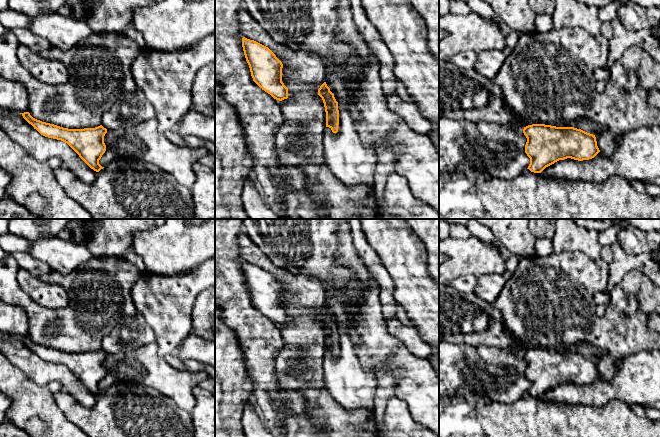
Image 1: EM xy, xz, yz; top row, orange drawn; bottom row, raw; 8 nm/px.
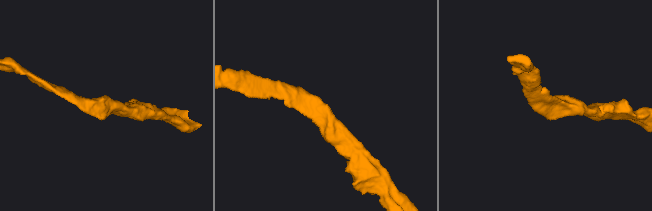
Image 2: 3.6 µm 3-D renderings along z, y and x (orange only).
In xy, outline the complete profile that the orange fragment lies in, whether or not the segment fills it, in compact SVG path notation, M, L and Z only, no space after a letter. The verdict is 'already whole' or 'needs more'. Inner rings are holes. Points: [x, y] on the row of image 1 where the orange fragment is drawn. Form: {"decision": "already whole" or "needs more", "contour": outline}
{"decision": "already whole", "contour": "M29 112L20 113L41 135L67 143L94 171L102 167L99 160L106 151L104 136L107 129L102 125L95 128L68 129L33 118Z"}

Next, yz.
{"decision": "already whole", "contour": "M532 124L524 127L523 133L527 138L525 153L530 158L527 169L534 173L541 173L546 167L559 160L567 158L578 161L589 160L600 152L595 135L574 127Z"}

